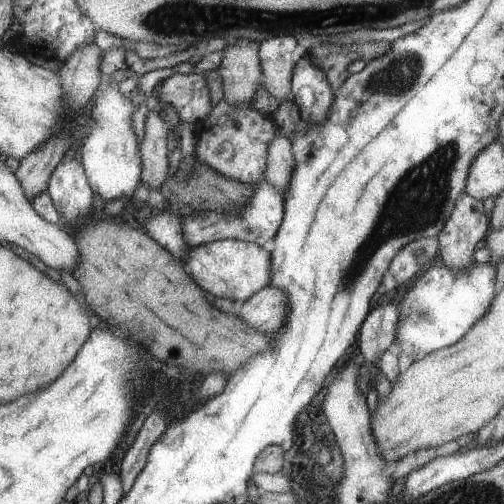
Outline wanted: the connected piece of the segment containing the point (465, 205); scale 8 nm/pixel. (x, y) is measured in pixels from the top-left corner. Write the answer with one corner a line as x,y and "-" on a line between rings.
464,193
454,205
454,210
450,214
448,222
444,225
444,228
437,234
439,242
439,259
440,262
444,262
448,268
456,270
456,272
462,272
464,268
468,268
472,262
474,262
476,246
478,242
482,241
487,235
488,224
490,224
488,217
486,216
486,210
484,204
468,196

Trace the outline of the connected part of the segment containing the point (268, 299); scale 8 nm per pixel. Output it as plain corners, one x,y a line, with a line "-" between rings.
266,287
238,305
234,312
254,330
272,334
286,324
288,318
288,296
280,288

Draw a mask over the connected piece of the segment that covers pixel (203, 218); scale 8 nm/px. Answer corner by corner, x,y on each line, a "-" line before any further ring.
262,178
254,183
254,194
250,198
250,204
246,204
246,208
242,208
236,214
224,216
224,214
209,212
198,217
183,216
182,226
180,226
182,228
182,240
190,248
222,239
242,240
264,246
268,240
272,240
276,236
283,219
283,212
282,194
268,180

